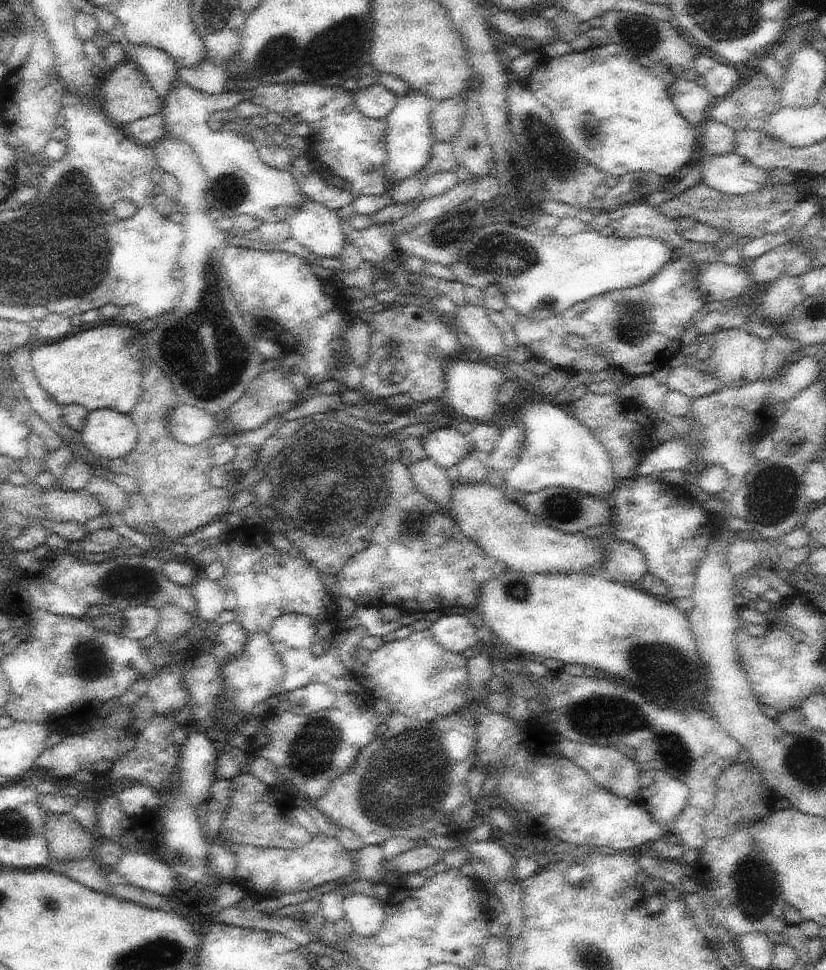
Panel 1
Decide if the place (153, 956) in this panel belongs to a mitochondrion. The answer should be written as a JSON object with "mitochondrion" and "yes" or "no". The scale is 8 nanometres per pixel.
{"mitochondrion":"yes"}

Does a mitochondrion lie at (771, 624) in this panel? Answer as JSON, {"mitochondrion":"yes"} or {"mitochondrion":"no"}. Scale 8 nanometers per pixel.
{"mitochondrion":"no"}

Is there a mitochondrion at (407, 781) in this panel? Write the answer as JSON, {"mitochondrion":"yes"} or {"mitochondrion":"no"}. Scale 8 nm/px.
{"mitochondrion":"yes"}

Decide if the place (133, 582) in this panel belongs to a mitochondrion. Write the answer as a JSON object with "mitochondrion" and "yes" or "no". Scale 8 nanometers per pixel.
{"mitochondrion":"yes"}

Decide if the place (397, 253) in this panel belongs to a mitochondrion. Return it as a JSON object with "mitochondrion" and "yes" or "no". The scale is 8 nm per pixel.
{"mitochondrion":"no"}

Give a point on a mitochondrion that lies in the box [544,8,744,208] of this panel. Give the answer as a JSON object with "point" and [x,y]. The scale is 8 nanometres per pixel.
{"point":[640,32]}

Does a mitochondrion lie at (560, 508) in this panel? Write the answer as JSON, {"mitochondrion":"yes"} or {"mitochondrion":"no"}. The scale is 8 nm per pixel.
{"mitochondrion":"yes"}

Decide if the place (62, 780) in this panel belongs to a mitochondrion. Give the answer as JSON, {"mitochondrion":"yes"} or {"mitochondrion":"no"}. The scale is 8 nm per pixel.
{"mitochondrion":"no"}

